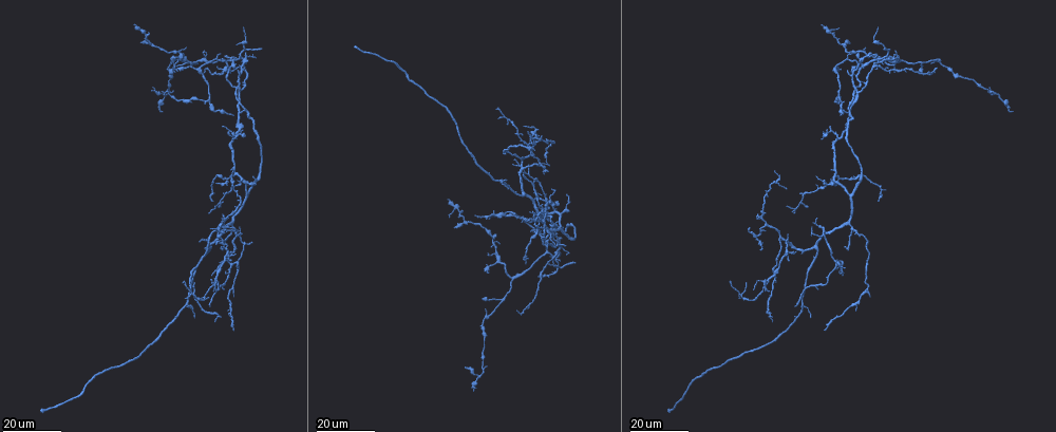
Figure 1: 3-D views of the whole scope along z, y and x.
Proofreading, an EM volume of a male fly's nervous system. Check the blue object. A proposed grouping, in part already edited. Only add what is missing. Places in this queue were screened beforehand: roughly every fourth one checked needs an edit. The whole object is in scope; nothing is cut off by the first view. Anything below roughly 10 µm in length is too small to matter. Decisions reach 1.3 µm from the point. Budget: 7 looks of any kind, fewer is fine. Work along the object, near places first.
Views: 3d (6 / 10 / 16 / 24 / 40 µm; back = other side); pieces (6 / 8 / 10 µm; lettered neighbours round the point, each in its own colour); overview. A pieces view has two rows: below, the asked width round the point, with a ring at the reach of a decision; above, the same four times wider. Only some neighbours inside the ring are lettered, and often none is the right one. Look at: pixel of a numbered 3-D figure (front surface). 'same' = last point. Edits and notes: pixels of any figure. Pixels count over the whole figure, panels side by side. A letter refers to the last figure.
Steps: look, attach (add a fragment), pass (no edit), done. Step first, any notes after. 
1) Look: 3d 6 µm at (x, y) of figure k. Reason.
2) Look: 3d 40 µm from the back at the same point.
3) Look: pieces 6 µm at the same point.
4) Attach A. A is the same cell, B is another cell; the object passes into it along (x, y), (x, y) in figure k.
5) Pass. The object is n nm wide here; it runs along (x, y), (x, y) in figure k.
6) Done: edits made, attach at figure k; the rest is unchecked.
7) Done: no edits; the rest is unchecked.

Look: 3d 16 µm at (233, 329) of figure 1. Long arm stops here.

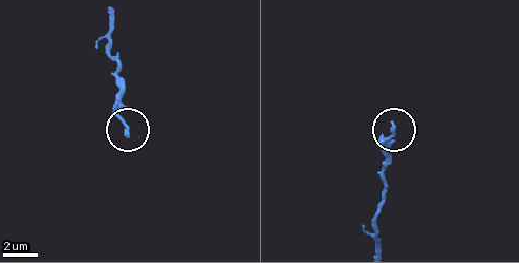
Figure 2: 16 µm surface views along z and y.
Look: 3d 6 µm at (127, 135) of figure 2.

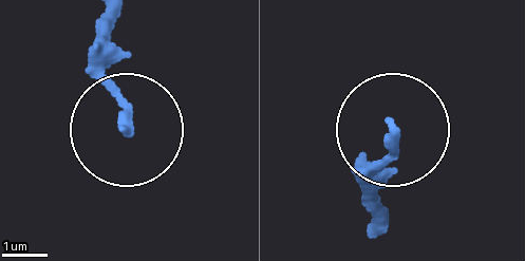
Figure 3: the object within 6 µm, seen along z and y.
Look: pieces 10 µm at (128, 127) of figure 3.

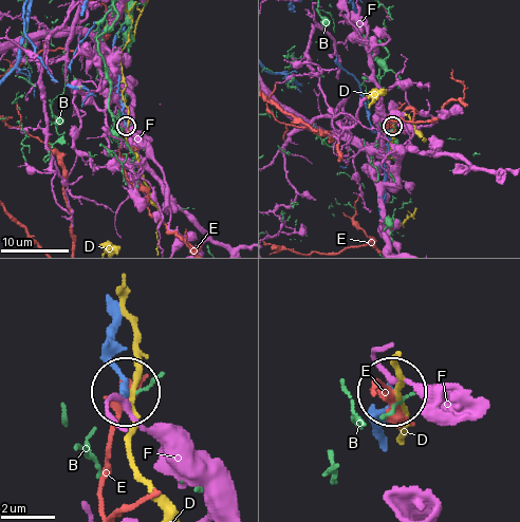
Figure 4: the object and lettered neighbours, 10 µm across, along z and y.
Pass. B, D, E and F are other cells; it runs along (113, 313), (115, 367), (126, 392) in figure 4; no lettered fragment goes on from it.

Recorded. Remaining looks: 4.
Look: 3d 16 µm at (878, 201) of figure 1. Thin end.

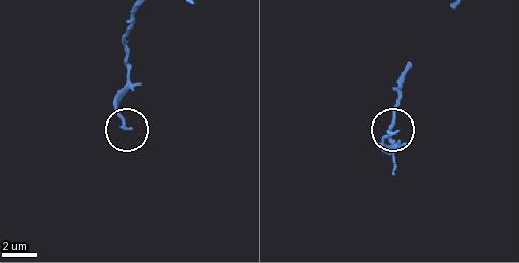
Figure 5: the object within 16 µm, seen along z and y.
Look: pieces 8 µm at (395, 132) of figure 5.

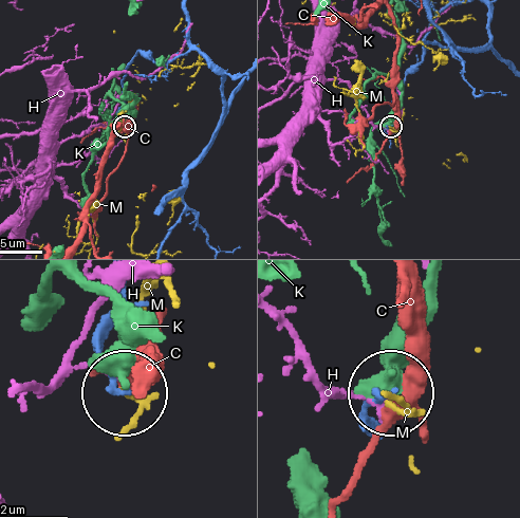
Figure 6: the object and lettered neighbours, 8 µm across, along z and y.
Pass. C, H, K and M are other cells; no lettered fragment goes on from it.

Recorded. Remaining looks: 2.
Look: 3d 16 µm at (259, 48) of figure 1.

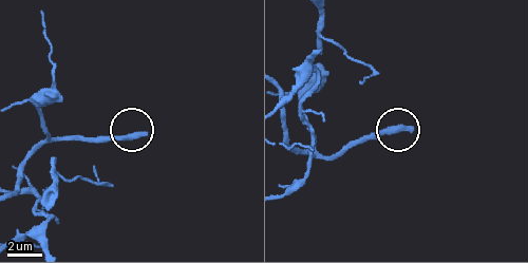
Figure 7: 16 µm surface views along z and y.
Look: pieces 6 µm at (413, 129) of figure 7. See the neighbours.

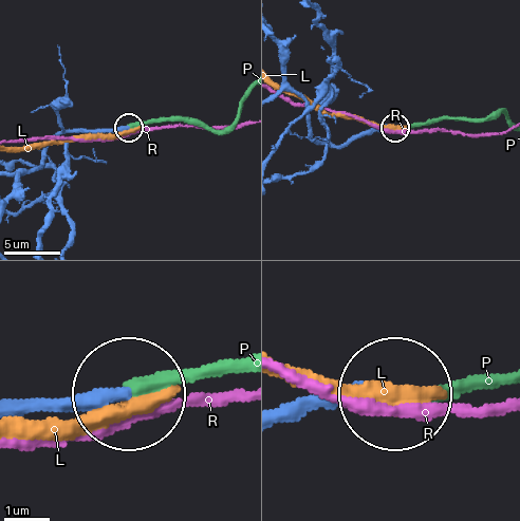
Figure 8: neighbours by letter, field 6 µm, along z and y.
Attach P. P is the same cell, L and R are other cells; the object passes into it along (363, 136), (447, 117), (493, 117), (503, 112), (509, 121) in figure 8; it goes on there.

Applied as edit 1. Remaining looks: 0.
Done: edits made, attach at figure 8; the rest is unchecked.

